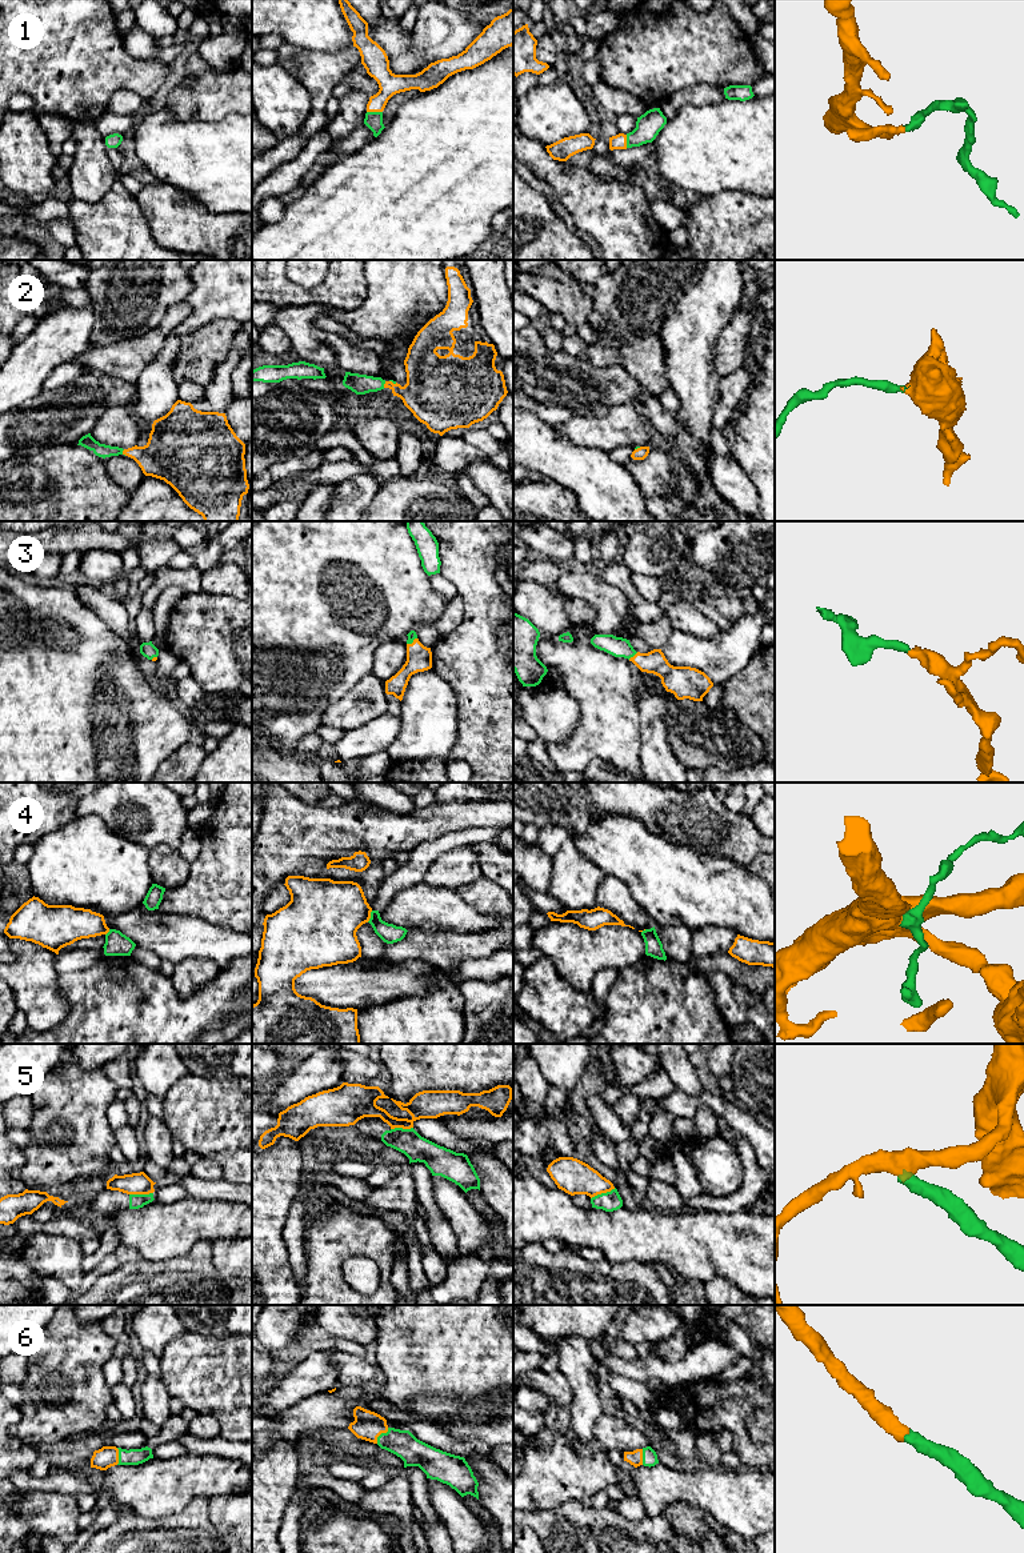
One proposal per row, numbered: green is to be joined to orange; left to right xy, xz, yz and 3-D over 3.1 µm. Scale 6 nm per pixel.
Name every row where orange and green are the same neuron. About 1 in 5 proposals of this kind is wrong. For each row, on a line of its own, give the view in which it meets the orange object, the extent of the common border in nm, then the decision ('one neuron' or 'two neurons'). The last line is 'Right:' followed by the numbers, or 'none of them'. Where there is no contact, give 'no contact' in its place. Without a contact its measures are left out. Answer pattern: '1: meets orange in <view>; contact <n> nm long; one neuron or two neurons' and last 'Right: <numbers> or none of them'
1: meets orange in xz; contact 100 nm long; one neuron
2: meets orange in xy; contact 40 nm long; one neuron
3: meets orange in yz; contact 80 nm long; one neuron
4: meets orange in xz; contact 80 nm long; two neurons
5: meets orange in yz; contact 170 nm long; two neurons
6: meets orange in xz; contact 120 nm long; one neuron
Right: 1, 2, 3, 6

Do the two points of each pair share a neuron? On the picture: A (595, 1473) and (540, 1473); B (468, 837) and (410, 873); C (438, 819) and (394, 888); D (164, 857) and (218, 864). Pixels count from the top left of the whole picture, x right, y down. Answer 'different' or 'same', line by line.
A: same
B: same
C: different
D: different

